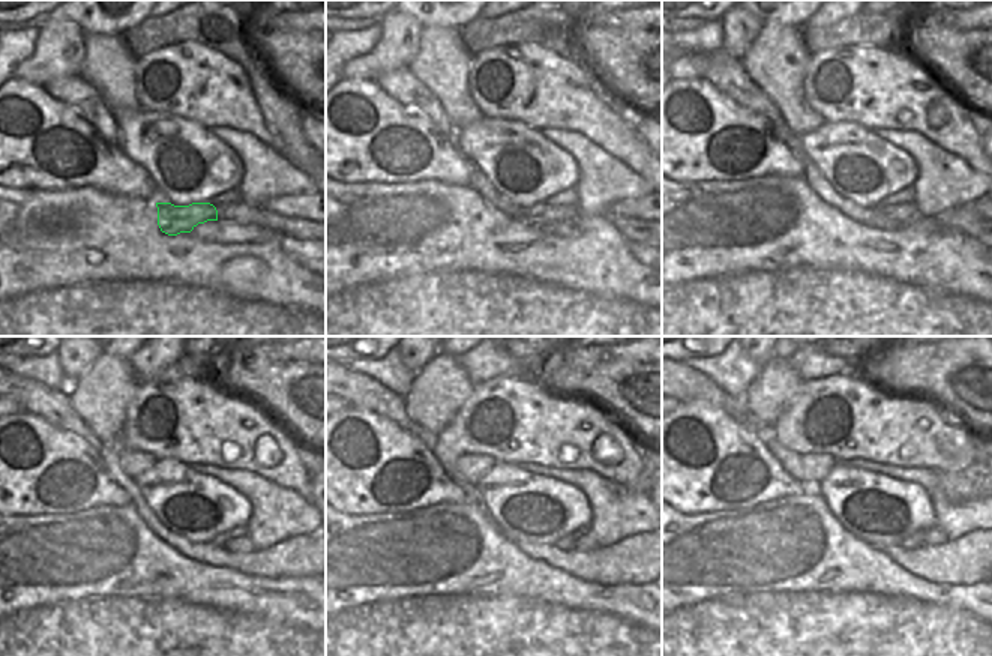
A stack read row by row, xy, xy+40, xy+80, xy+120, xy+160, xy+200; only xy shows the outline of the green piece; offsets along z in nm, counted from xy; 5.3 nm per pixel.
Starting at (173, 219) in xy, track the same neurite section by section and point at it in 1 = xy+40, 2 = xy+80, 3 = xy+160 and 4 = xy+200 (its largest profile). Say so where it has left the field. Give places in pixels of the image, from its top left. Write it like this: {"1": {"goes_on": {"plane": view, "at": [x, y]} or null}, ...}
{"1": {"goes_on": {"plane": "xy+40", "at": [539, 213]}}, "2": {"goes_on": {"plane": "xy+80", "at": [908, 212]}}, "3": {"goes_on": {"plane": "xy+160", "at": [587, 542]}}, "4": {"goes_on": {"plane": "xy+200", "at": [934, 536]}}}

